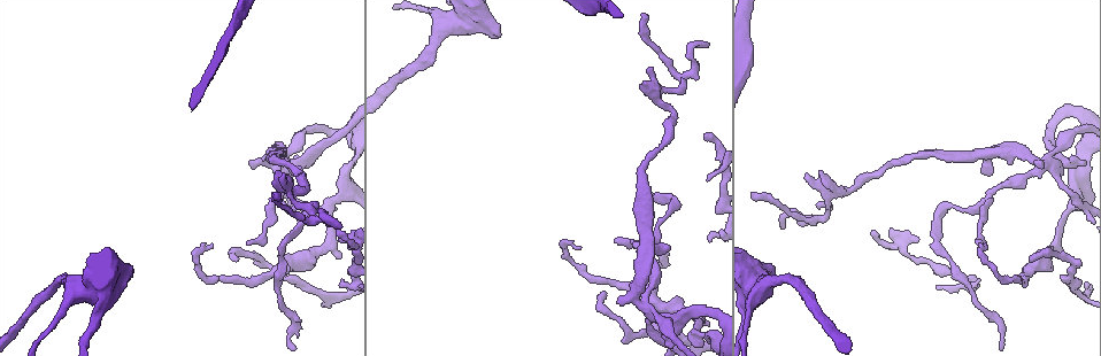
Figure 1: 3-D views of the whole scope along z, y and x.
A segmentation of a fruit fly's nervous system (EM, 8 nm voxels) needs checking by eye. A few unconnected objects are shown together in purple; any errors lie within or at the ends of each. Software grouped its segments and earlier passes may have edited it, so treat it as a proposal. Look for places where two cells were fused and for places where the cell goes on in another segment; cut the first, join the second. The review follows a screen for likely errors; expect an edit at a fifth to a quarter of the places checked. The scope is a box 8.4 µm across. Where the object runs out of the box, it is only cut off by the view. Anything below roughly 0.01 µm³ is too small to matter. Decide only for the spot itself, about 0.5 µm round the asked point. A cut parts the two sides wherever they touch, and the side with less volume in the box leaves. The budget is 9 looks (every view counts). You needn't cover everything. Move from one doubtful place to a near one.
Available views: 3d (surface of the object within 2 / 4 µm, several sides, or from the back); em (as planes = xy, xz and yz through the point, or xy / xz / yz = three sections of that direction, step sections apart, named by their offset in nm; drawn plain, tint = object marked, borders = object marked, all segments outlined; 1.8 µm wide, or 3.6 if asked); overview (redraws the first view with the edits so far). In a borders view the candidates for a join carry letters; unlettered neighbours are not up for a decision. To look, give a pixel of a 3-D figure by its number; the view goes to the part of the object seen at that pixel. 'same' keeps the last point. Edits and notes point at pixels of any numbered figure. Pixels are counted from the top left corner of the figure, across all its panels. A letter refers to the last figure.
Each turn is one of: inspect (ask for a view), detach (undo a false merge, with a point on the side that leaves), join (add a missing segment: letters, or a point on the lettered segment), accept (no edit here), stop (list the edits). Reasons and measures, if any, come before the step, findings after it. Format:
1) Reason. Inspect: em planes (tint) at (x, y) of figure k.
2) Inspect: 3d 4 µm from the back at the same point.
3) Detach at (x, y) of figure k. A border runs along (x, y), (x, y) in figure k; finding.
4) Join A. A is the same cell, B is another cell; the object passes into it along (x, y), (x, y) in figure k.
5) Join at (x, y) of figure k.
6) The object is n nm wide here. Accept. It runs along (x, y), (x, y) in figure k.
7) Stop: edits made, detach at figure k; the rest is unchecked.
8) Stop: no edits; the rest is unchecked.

Thin end. Inspect: em planes (borders) at (704, 133) of figure 1.

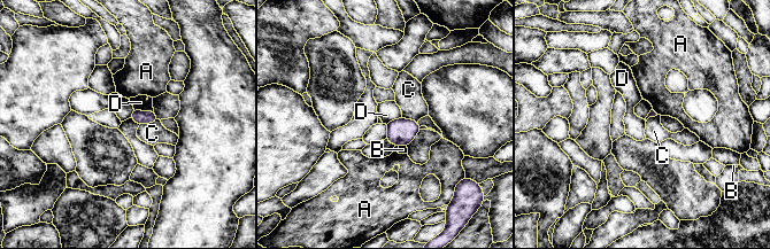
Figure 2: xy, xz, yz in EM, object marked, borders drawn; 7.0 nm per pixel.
Accept. A, B, C and D are other cells; a border runs along (133, 108), (140, 111), (153, 111) in figure 2; no lettered segment goes on from it.

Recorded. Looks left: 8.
Branch stops here. Inspect: em planes (borders) at (783, 226) of figure 1.

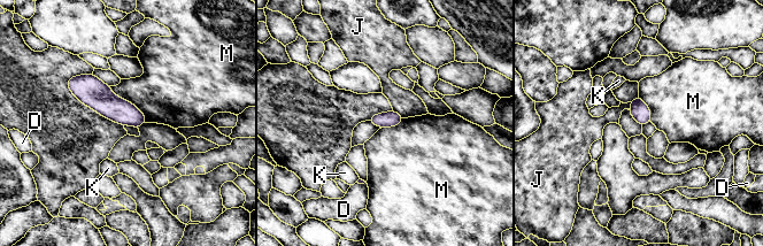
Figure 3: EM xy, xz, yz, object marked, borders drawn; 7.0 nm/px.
The longest contact is with M, 360 nm. Accept. D, J, K and M are other cells; it runs along (71, 82), (141, 120) in figure 3; no lettered segment goes on from it.

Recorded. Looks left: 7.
Calibre changes. Inspect: em planes (borders) at (786, 276) of figure 1.

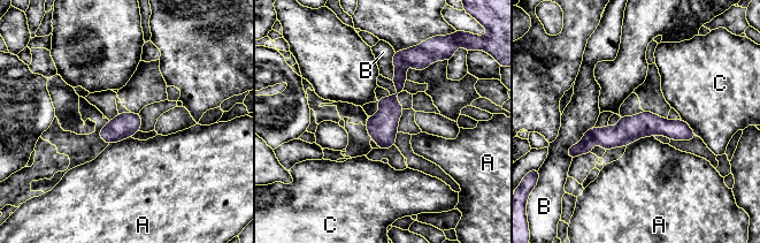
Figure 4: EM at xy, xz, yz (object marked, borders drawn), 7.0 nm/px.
The object is 170 nm wide here. Accept. A, B and C are other cells; it runs along (691, 135), (634, 127), (578, 149) in figure 4; continuous, no second cell.

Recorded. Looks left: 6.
Narrows sharply. Inspect: 3d 4 µm at (276, 169) of figure 1.

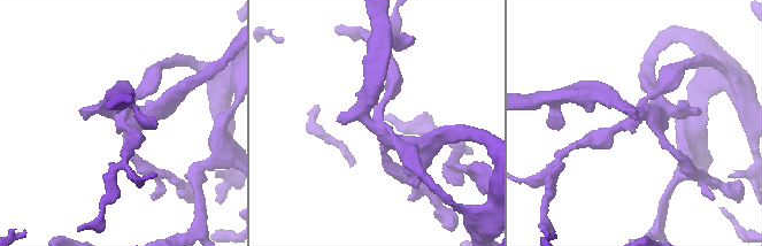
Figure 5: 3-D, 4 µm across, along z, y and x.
Inspect: em yz step 16 (tint) at (375, 127) of figure 5.

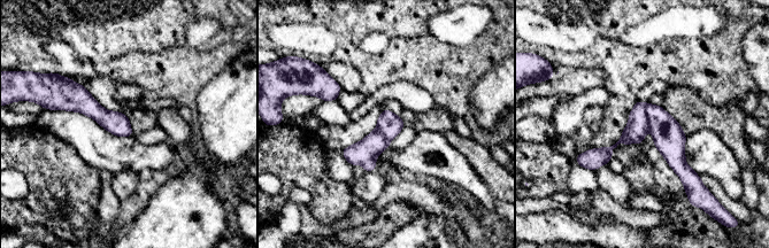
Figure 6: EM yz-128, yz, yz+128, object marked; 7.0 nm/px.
Inspect: em planes (borders) at the same point.

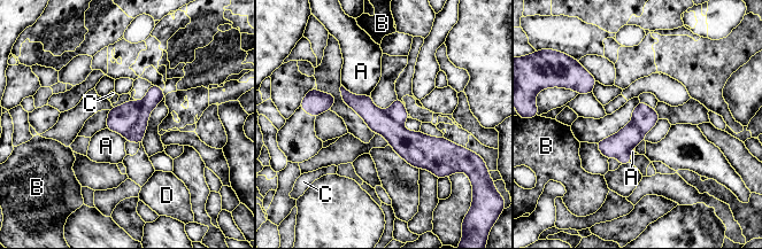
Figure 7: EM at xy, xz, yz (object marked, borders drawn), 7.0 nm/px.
The object is 180 nm wide here. Accept. A, B, C and D are other cells; it runs along (345, 93), (406, 144), (448, 145) in figure 7; all the same cell.

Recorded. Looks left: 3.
Stop: no edits; the rest is unchecked.

